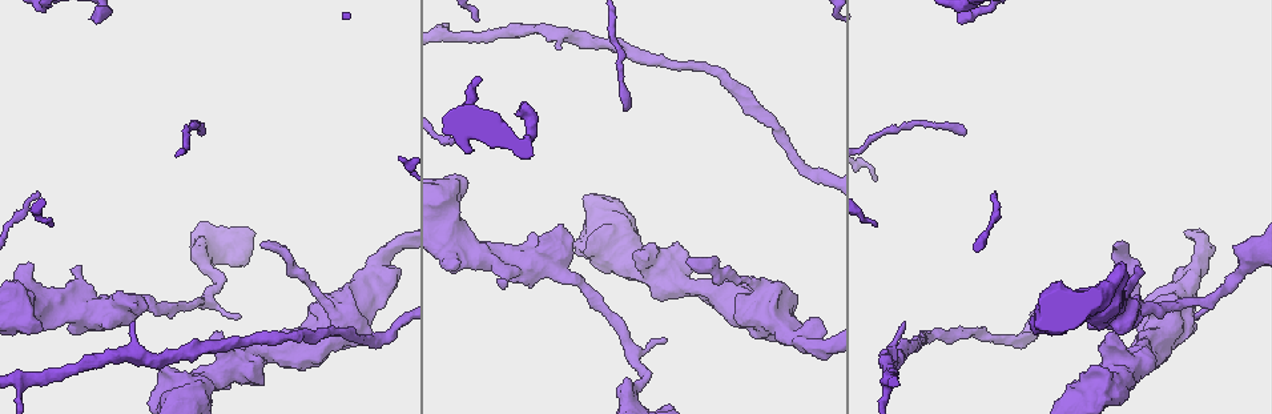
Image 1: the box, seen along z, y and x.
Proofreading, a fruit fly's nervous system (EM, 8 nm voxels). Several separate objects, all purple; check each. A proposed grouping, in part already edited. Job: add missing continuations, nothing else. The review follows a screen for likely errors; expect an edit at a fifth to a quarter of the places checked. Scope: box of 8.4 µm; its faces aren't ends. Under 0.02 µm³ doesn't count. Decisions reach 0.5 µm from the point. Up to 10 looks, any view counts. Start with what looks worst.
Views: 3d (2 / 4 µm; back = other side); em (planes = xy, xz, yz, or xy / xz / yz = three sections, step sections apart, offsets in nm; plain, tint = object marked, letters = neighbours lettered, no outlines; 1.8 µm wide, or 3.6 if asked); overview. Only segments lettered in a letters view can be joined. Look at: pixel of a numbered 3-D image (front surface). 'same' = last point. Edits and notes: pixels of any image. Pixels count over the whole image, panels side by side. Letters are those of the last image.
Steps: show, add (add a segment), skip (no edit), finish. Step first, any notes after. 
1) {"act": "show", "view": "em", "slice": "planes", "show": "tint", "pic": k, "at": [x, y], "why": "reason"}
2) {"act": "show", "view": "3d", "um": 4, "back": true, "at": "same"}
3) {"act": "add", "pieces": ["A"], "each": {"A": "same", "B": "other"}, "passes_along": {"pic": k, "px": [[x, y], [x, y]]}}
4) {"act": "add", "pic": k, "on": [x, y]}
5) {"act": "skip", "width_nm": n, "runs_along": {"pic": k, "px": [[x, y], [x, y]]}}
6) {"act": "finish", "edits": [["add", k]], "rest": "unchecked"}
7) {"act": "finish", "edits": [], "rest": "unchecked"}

{"act": "show", "view": "em", "slice": "xz", "step": 4, "show": "letters", "pic": 1, "at": [98, 20], "why": "free end"}

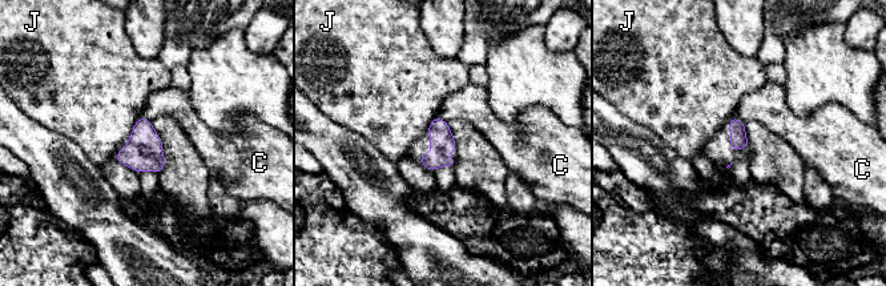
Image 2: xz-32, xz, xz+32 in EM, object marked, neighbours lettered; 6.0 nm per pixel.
{"act": "skip", "each": {"C": "other", "J": "other"}, "border": {"pic": 2, "px": [[140, 116], [127, 139]]}, "found": "none of them fits"}

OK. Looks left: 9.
{"act": "show", "view": "3d", "um": 4, "pic": 1, "at": [131, 322], "why": "free end"}

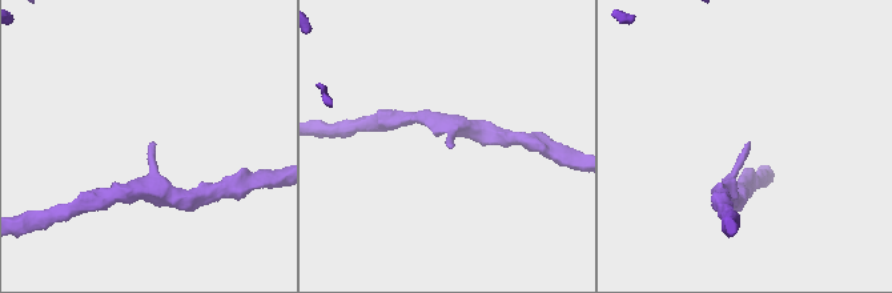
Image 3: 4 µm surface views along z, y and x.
{"act": "show", "view": "em", "slice": "yz", "step": 16, "show": "letters", "pic": 3, "at": [750, 142], "why": "shape alone is not enough"}

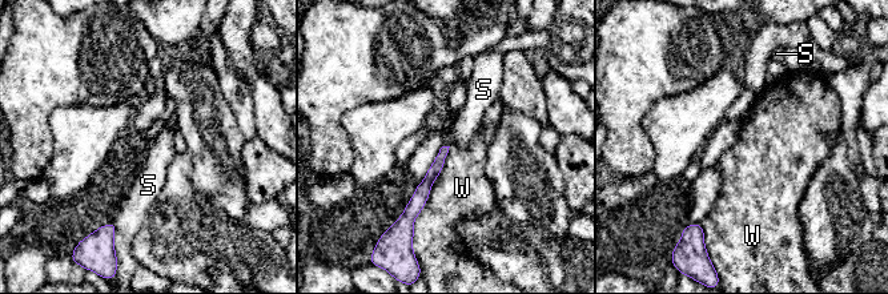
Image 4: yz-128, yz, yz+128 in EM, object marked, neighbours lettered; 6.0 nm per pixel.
{"act": "skip", "each": {"S": "other", "W": "other"}, "border": {"pic": 4, "px": [[113, 222], [116, 229]]}, "found": "no lettered segment goes on from it"}

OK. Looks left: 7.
{"act": "show", "view": "3d", "um": 4, "back": true, "pic": 1, "at": [31, 262], "why": "an open end"}

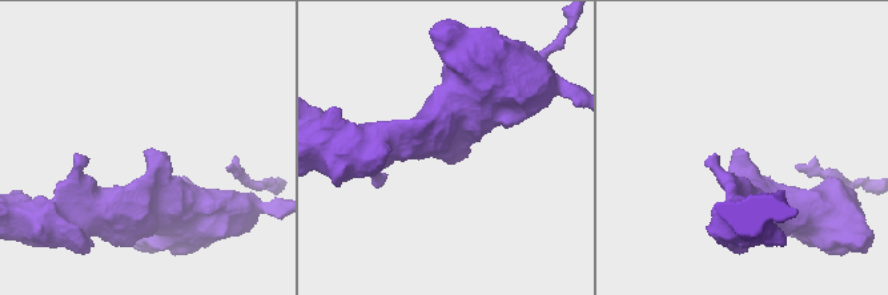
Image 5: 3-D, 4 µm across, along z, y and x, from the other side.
{"act": "show", "view": "em", "slice": "planes", "show": "letters", "pic": 5, "at": [449, 155], "why": "shape alone is not enough"}

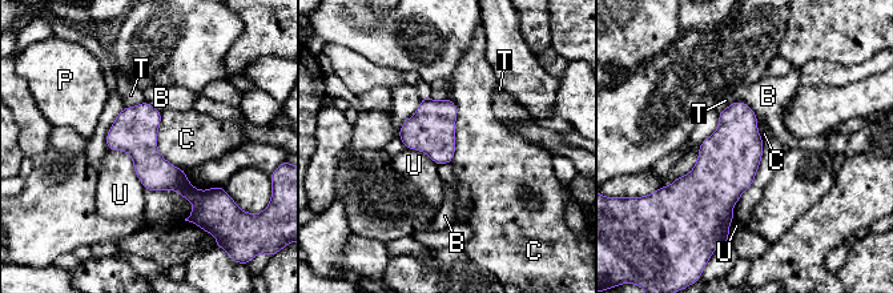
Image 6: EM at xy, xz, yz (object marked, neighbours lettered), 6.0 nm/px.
{"act": "skip", "each": {"B": "other", "C": "other", "P": "other", "T": "other", "U": "other"}, "border": {"pic": 6, "px": [[160, 112], [157, 149], [185, 172]]}, "found": "none of them fits"}

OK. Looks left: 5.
{"act": "show", "view": "em", "slice": "xz", "step": 8, "show": "plain", "pic": 1, "at": [562, 224], "why": "stops while still wide"}

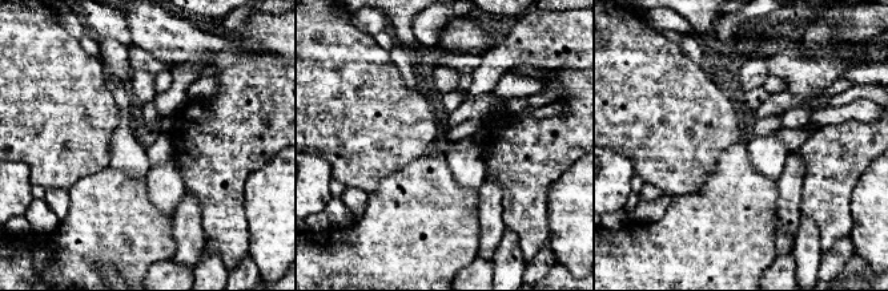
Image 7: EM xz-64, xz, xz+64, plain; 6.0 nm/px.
{"act": "show", "view": "em", "slice": "xz", "step": 8, "show": "letters", "at": "same", "why": "see the neighbours"}

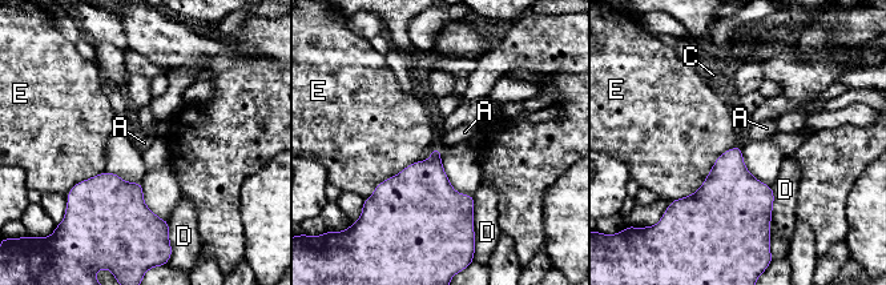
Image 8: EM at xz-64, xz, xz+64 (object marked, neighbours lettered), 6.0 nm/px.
{"act": "skip", "each": {"A": "other", "C": "other", "D": "other", "E": "other"}, "border": {"pic": 8, "px": [[435, 145], [441, 151]]}, "found": "no lettered segment goes on from it"}

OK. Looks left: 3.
{"act": "finish", "edits": [], "rest": "unchecked"}

